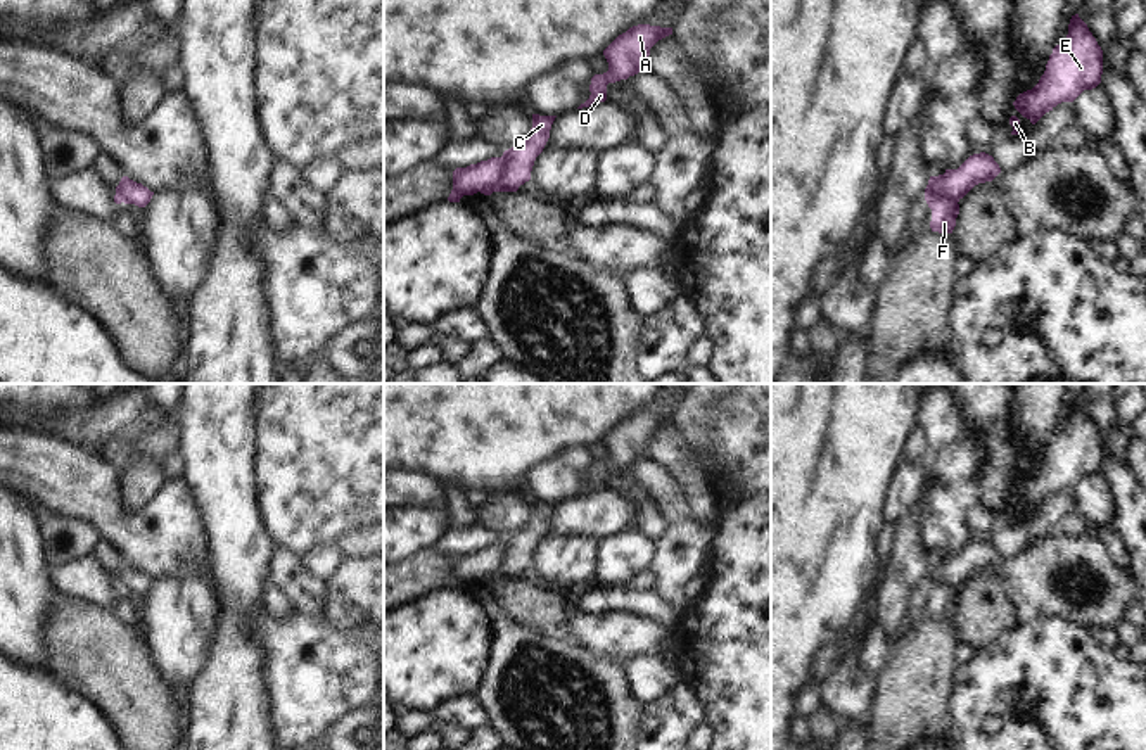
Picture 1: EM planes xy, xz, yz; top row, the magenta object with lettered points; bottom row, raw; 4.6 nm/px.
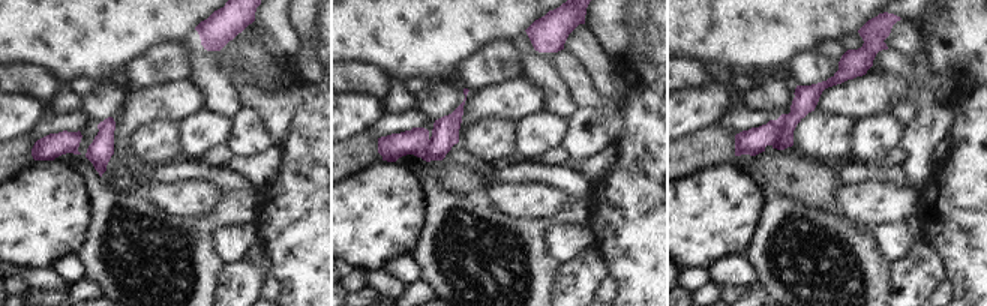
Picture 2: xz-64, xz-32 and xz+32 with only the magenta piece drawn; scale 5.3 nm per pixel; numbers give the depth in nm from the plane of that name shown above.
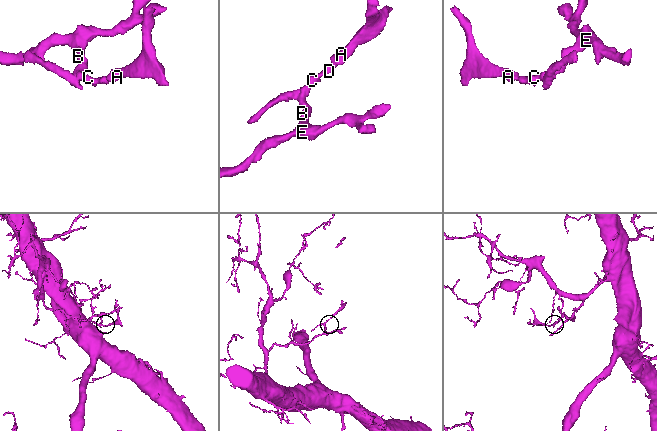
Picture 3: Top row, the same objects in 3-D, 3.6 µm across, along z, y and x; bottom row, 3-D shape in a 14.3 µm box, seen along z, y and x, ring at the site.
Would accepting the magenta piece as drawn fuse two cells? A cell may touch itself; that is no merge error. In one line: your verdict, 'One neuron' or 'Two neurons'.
Two neurons.

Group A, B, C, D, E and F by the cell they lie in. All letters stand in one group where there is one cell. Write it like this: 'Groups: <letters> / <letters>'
Groups: A B C D E / F.

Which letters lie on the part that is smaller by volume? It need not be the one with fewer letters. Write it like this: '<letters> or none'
F

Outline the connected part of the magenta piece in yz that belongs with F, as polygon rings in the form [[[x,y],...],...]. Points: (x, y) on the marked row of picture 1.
[[[925,195],[928,207],[932,209],[932,232],[952,233],[956,226],[956,218],[959,214],[959,204],[952,200],[940,199],[937,195]]]

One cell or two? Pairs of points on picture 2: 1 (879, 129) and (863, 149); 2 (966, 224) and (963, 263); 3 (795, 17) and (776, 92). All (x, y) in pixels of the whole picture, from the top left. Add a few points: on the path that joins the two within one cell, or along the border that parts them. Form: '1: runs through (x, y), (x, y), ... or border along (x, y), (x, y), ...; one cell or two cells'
1: runs through (873, 132), (869, 143); one cell
2: runs through (971, 233), (971, 254); one cell
3: border along (773, 75), (756, 80); two cells

